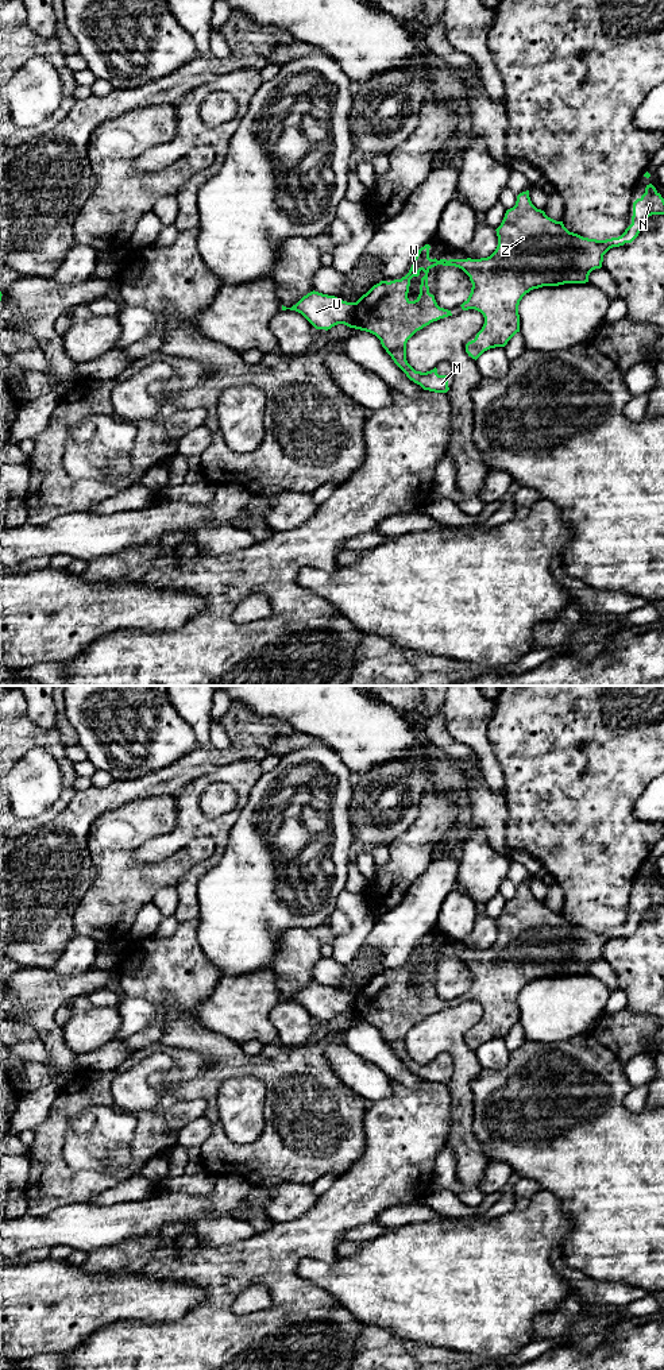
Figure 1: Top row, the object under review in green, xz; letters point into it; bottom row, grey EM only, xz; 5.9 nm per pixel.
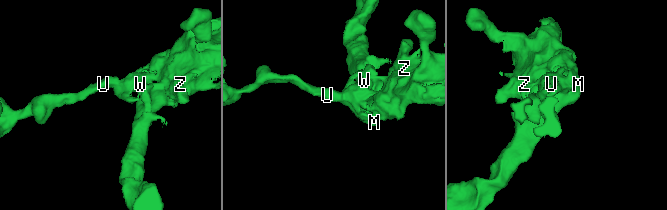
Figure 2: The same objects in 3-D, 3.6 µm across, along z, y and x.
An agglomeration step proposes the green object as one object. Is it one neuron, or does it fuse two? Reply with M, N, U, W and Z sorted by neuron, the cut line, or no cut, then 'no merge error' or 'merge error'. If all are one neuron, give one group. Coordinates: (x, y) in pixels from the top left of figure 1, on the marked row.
groups M N W Z / U; cut xz (355, 303), (352, 327); merge error

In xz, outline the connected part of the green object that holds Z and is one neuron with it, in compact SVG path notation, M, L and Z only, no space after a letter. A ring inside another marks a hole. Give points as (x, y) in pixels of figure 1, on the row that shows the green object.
M649 184L645 193L633 202L632 224L618 238L597 240L570 232L563 221L556 221L537 209L529 197L529 190L517 196L516 205L506 211L501 225L495 229L498 246L495 251L480 259L440 259L429 258L429 244L421 247L413 261L409 273L401 279L381 281L355 302L354 328L375 335L394 363L414 383L424 390L447 393L448 377L439 375L435 367L431 371L416 371L406 360L406 343L420 329L433 321L452 316L451 310L440 308L435 296L429 293L428 273L437 265L455 266L462 269L472 283L468 298L460 305L463 310L475 309L485 317L482 329L475 339L466 344L466 352L478 359L485 351L495 347L505 347L507 341L520 332L518 305L522 297L533 289L543 286L559 286L564 283L586 283L592 270L601 269L603 255L613 247L632 243L640 234L644 221L652 215L664 215L664 198ZM421 278L420 294L414 301L408 298L410 279Z

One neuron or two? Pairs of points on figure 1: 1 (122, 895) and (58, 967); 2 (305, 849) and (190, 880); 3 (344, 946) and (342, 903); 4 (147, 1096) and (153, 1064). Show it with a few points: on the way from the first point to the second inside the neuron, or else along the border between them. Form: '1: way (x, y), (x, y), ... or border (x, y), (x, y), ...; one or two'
1: border (77, 934), (93, 937), (100, 942); two
2: border (204, 873), (199, 882), (197, 909); two
3: way (355, 936), (355, 917), (352, 914); one
4: way (143, 1088), (145, 1072); one

